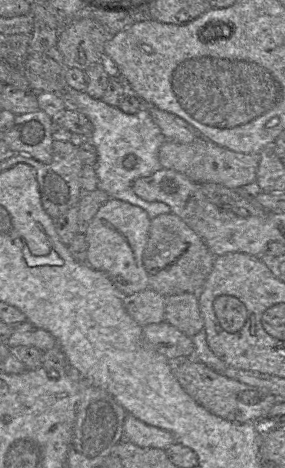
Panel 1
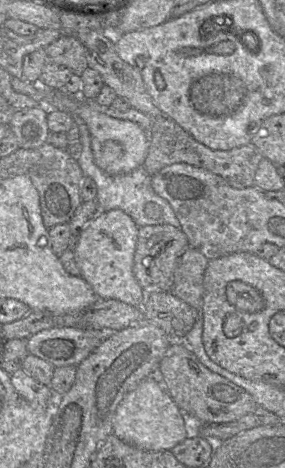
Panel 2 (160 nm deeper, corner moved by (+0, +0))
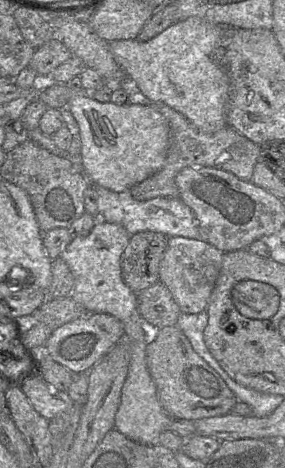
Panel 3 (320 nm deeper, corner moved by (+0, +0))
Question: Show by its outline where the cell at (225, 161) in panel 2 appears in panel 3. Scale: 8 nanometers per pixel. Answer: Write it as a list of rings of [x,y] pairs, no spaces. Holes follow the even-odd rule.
[[[152,102],[150,106],[159,111],[168,121],[170,144],[163,167],[130,189],[134,199],[146,201],[156,197],[179,198],[176,184],[178,173],[186,167],[211,167],[234,174],[243,181],[252,181],[255,164],[259,160],[260,147],[235,128],[226,125],[224,128],[207,133],[197,128],[183,114],[161,102]]]

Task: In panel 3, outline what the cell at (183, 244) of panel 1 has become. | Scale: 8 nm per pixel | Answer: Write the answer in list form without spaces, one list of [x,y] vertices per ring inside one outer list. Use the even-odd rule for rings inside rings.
[[[151,231],[131,236],[121,267],[124,282],[136,294],[160,281],[160,263],[168,239],[165,234]]]

